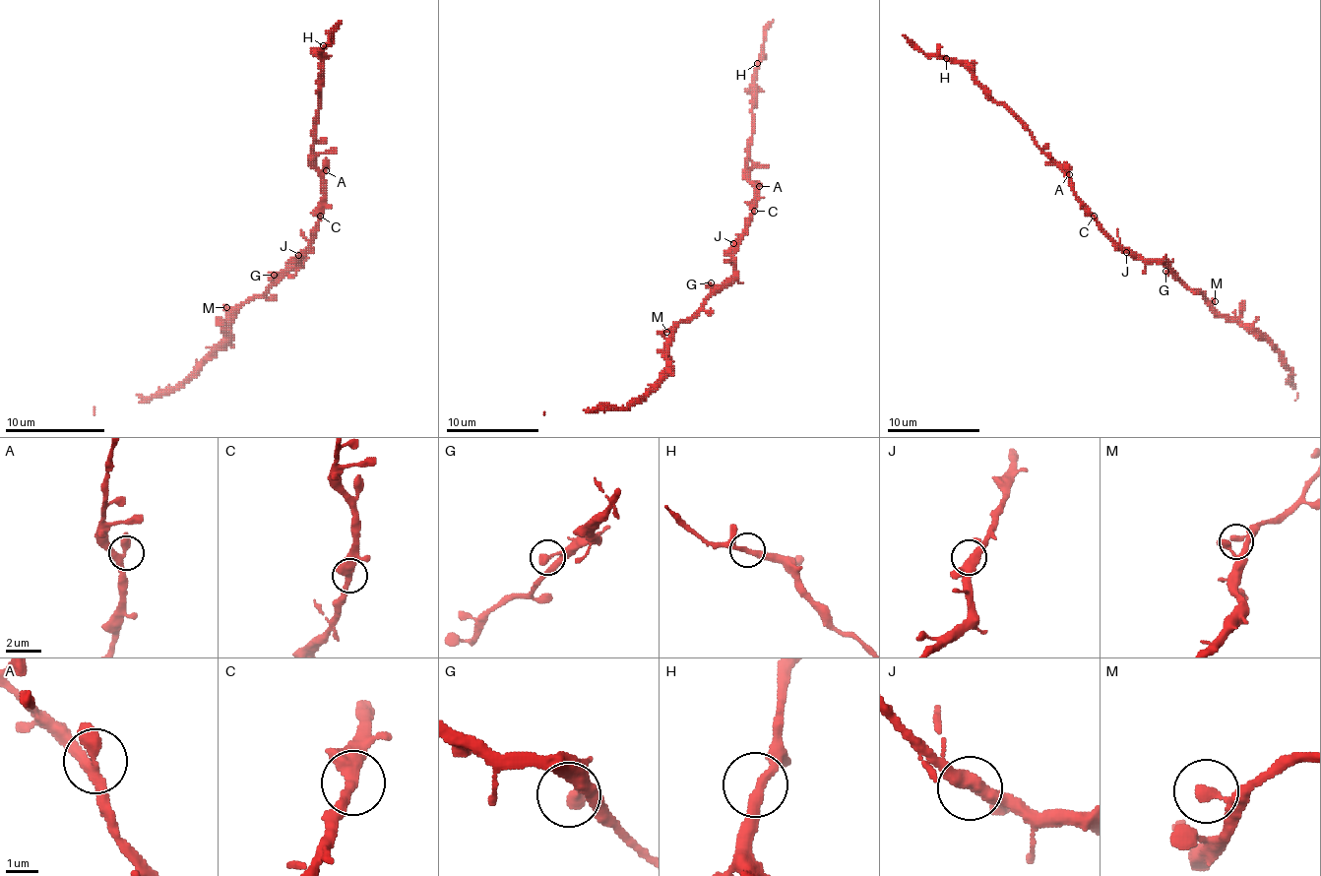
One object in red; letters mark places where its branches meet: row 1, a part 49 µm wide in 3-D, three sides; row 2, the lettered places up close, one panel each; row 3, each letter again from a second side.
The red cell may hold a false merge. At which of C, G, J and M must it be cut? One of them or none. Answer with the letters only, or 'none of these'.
none of these

